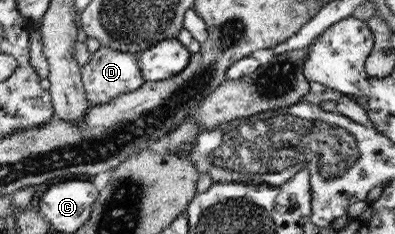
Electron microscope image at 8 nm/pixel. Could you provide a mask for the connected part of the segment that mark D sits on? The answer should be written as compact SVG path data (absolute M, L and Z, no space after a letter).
M107 46L99 47L92 53L87 64L80 67L84 92L91 106L110 104L117 96L138 90L145 84L145 78L140 71L138 54L117 52Z

